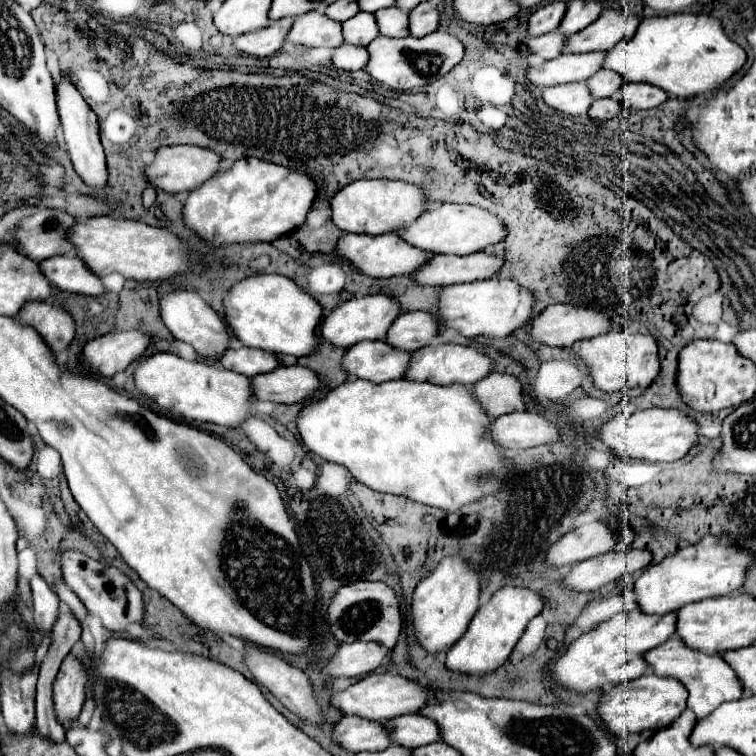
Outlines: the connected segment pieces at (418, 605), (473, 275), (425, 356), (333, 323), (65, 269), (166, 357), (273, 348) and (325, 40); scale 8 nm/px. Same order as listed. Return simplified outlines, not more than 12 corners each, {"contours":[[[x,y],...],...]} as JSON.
{"contours":[[[447,555],[413,593],[419,643],[449,649],[479,609],[481,581]],[[491,253],[435,255],[413,277],[447,287],[489,279],[503,259]],[[467,345],[413,353],[405,379],[475,385],[493,359]],[[389,295],[353,297],[321,325],[337,347],[385,337],[401,315]],[[77,255],[39,263],[61,291],[103,295],[101,279]],[[155,353],[135,383],[159,407],[235,429],[253,381]],[[283,275],[225,299],[237,339],[277,355],[317,351],[321,305]],[[321,11],[295,19],[287,39],[305,47],[343,43],[339,21]]]}

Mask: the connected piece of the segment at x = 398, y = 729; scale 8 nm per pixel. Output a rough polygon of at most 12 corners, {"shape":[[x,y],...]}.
{"shape":[[419,713],[385,723],[391,741],[413,749],[441,739],[439,725]]}

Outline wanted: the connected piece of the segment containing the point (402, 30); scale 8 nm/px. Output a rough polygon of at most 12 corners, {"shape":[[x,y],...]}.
{"shape":[[399,7],[375,13],[385,37],[407,37],[409,15]]}

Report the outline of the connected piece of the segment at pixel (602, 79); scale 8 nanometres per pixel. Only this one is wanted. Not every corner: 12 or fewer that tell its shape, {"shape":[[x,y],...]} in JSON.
{"shape":[[601,69],[587,81],[597,99],[613,97],[625,79]]}

